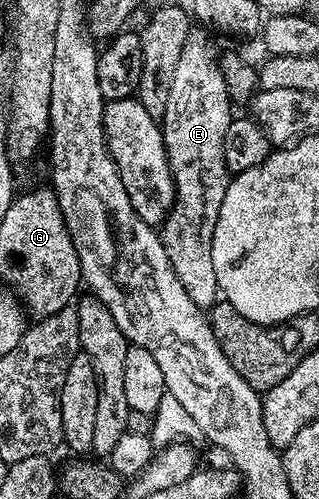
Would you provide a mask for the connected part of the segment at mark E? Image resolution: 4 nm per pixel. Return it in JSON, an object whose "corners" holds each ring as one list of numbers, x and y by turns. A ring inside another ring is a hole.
{"corners":[[195,26,192,27,191,33,185,38,185,46,181,46,181,58,177,58,177,71,173,73,173,86,169,90,169,102,165,105,165,114,161,121,165,154,169,158,169,170,173,174,173,182,175,183,175,204,171,207,171,213,167,215,166,221,161,228,165,254,169,254,169,262,177,274,181,286,185,286,185,294,189,294,189,298,193,300,195,305,204,310,210,309,211,305,216,303,217,297,220,295,217,274,213,274,213,230,217,230,217,218,221,214,221,202,225,202,225,190,232,182,232,177,225,166,223,147,225,146,225,130,229,130,229,122,233,119,233,111,231,112,233,101,227,92,227,83,223,77,221,60,218,55,215,57,215,48,211,45,211,40,206,34,208,35,202,27]]}

